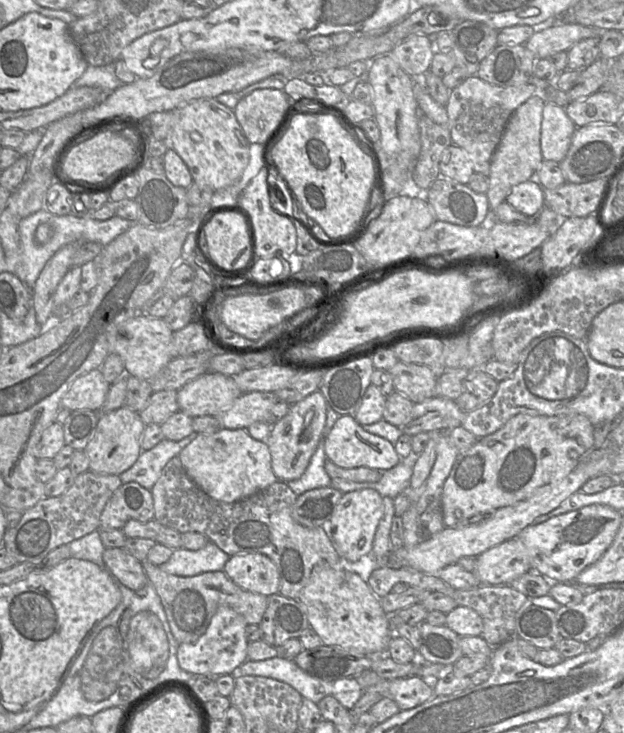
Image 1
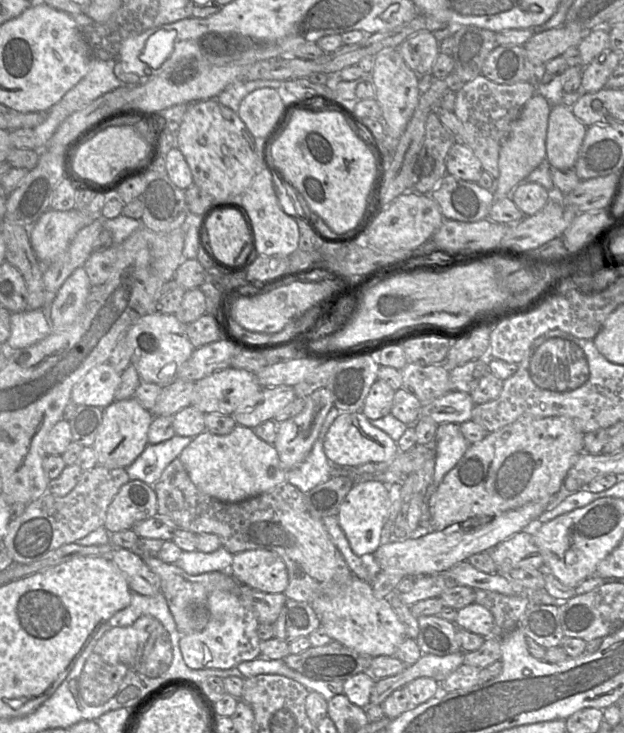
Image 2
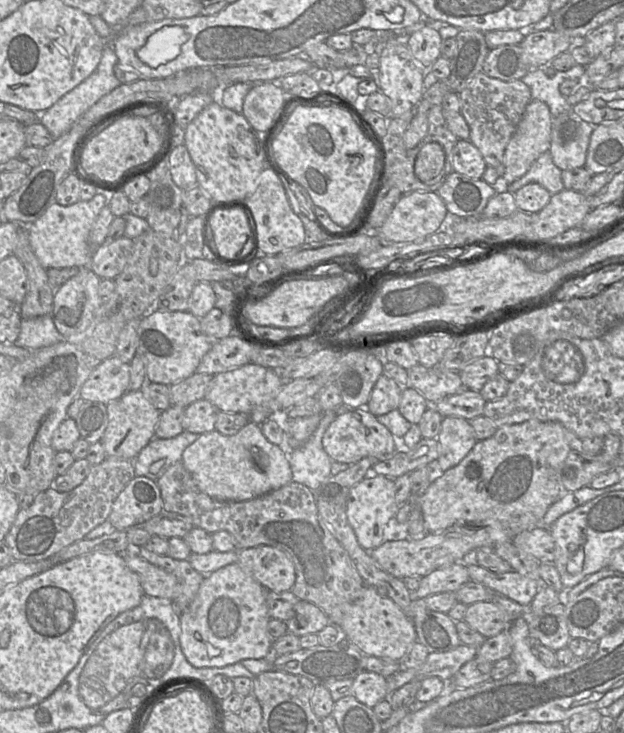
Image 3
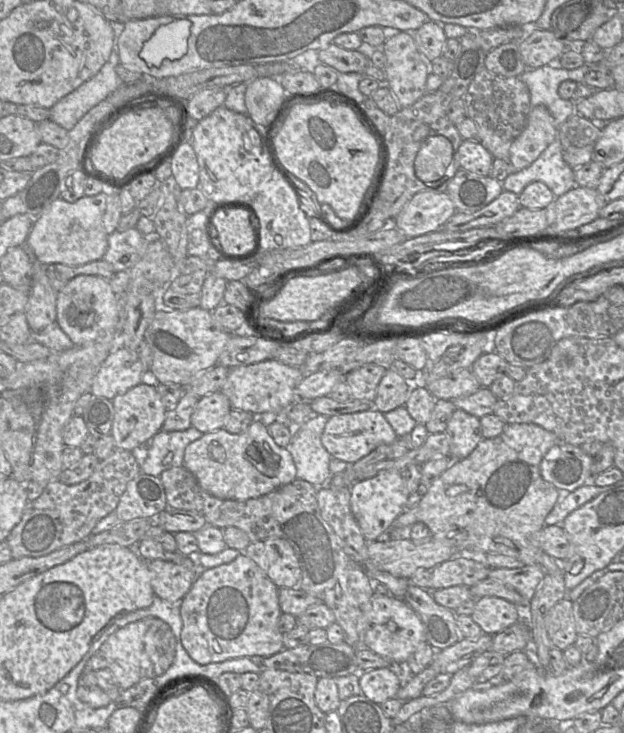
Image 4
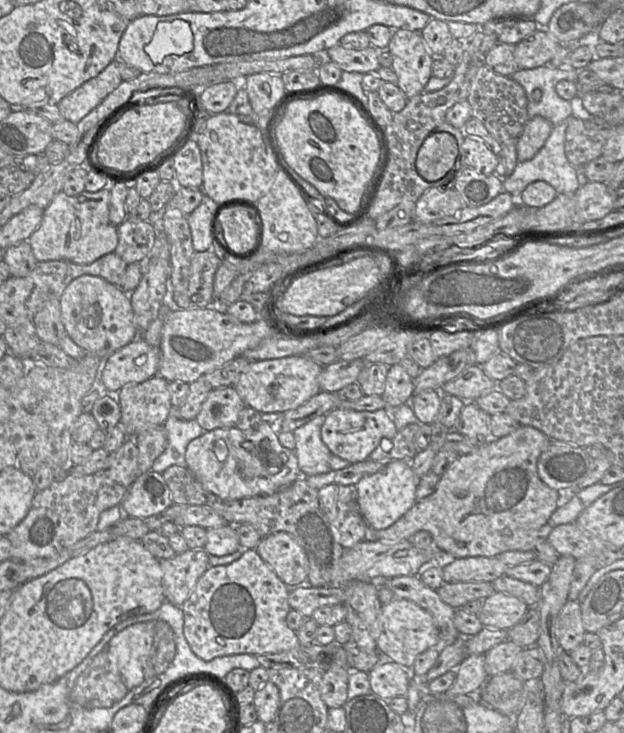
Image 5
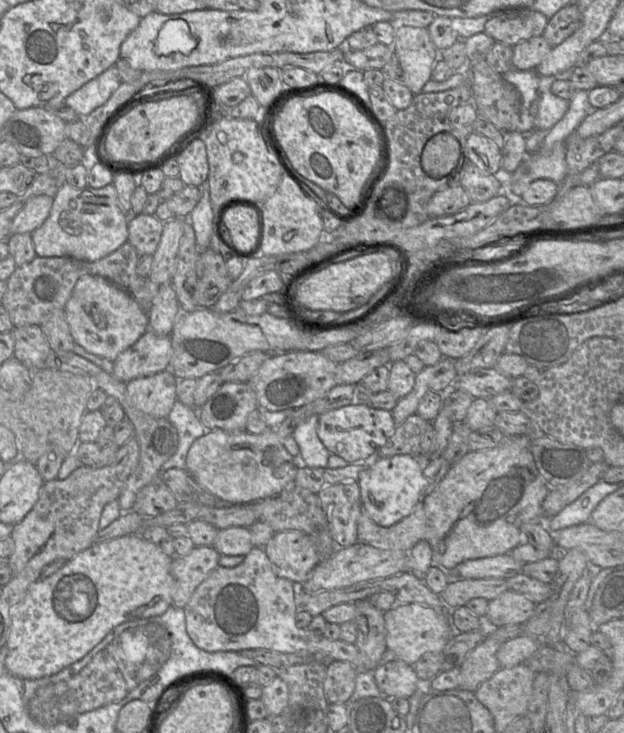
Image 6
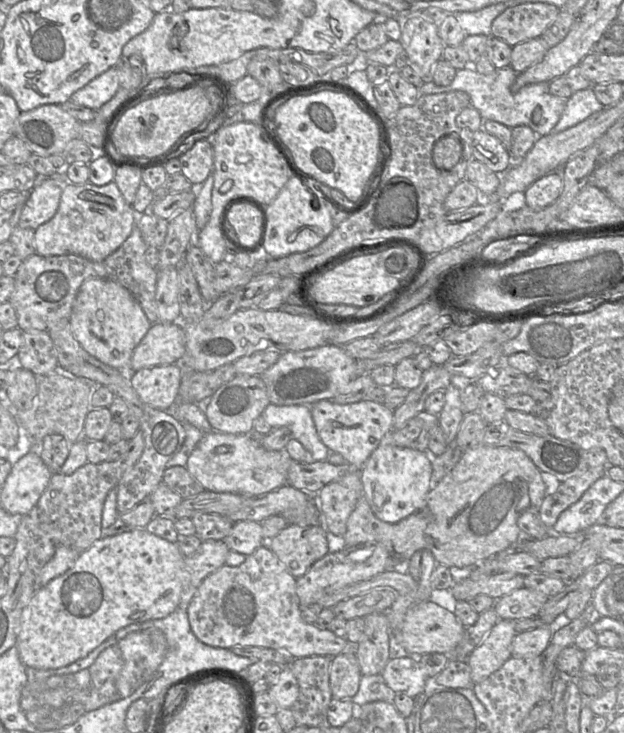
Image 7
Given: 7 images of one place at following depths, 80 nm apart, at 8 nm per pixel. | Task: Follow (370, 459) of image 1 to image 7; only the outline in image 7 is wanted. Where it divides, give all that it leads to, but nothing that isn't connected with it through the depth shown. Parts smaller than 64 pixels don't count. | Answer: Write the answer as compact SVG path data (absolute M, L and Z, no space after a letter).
M320 400L310 407L321 441L330 451L342 455L358 471L392 432L394 411L382 403L362 400L351 404L337 404L332 400Z

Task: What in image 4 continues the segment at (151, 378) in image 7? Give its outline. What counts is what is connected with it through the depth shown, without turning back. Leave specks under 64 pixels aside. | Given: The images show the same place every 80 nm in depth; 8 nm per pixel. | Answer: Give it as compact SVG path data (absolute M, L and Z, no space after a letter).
M141 382L111 401L114 407L114 417L110 435L114 439L116 449L128 451L140 449L139 447L146 446L146 443L162 429L167 409L154 382Z

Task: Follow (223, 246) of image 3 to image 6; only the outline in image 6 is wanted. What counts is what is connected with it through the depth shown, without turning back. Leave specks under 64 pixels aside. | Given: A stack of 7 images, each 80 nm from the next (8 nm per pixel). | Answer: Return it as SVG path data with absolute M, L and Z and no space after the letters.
M236 206L223 213L222 220L229 240L240 251L247 251L255 243L257 215L254 209Z

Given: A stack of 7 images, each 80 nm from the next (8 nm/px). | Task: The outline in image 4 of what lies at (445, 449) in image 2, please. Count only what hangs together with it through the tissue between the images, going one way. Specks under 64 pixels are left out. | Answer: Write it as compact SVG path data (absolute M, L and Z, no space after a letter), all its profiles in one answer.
M456 409L445 431L450 440L450 455L452 461L468 457L483 440L480 418L462 409Z

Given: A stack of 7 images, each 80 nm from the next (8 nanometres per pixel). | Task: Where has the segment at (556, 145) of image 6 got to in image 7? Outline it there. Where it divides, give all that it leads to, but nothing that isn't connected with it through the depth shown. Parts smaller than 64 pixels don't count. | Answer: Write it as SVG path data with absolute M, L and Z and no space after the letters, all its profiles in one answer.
M592 87L573 92L567 99L564 111L551 133L559 133L573 127L603 108Z

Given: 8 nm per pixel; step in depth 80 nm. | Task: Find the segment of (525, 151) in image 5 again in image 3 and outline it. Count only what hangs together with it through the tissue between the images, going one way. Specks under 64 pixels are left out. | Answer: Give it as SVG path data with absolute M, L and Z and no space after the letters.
M532 99L506 146L502 185L509 185L522 177L532 163L549 150L551 131L552 115L548 105Z

